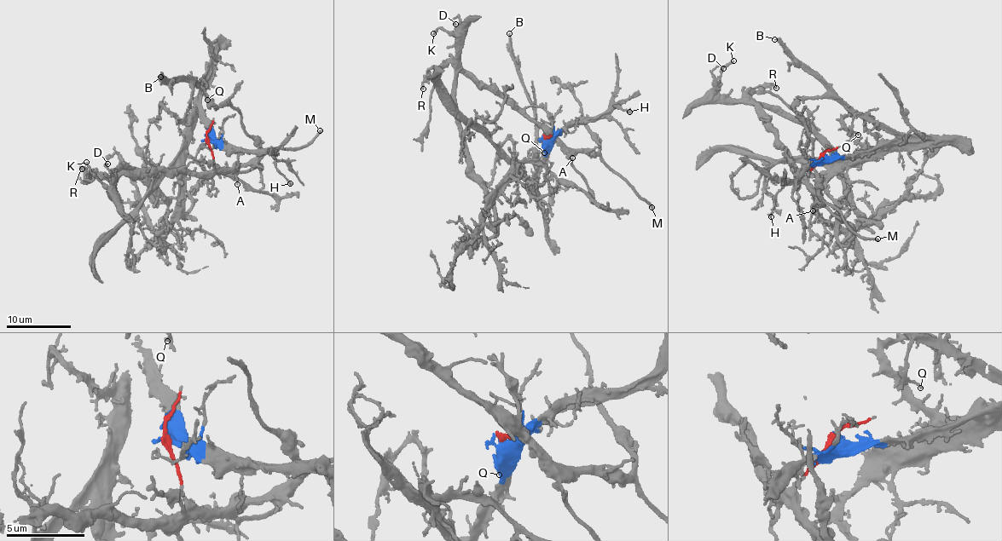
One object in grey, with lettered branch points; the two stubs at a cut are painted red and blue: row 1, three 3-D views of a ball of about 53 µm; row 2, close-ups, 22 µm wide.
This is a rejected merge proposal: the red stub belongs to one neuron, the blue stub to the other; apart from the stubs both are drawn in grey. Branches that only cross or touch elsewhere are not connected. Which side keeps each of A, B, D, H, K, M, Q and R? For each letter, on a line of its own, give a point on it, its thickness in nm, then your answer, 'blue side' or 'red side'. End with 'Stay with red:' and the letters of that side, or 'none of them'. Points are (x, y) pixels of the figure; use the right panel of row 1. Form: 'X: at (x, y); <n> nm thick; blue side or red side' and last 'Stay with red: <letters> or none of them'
A: at (813, 210); 150 nm thick; red side
B: at (774, 39); 220 nm thick; blue side
D: at (723, 68); 150 nm thick; red side
H: at (771, 216); 160 nm thick; blue side
K: at (733, 60); 170 nm thick; red side
M: at (877, 238); 240 nm thick; red side
Q: at (858, 135); 120 nm thick; blue side
R: at (776, 88); 190 nm thick; red side
Stay with red: A, D, K, M, R

